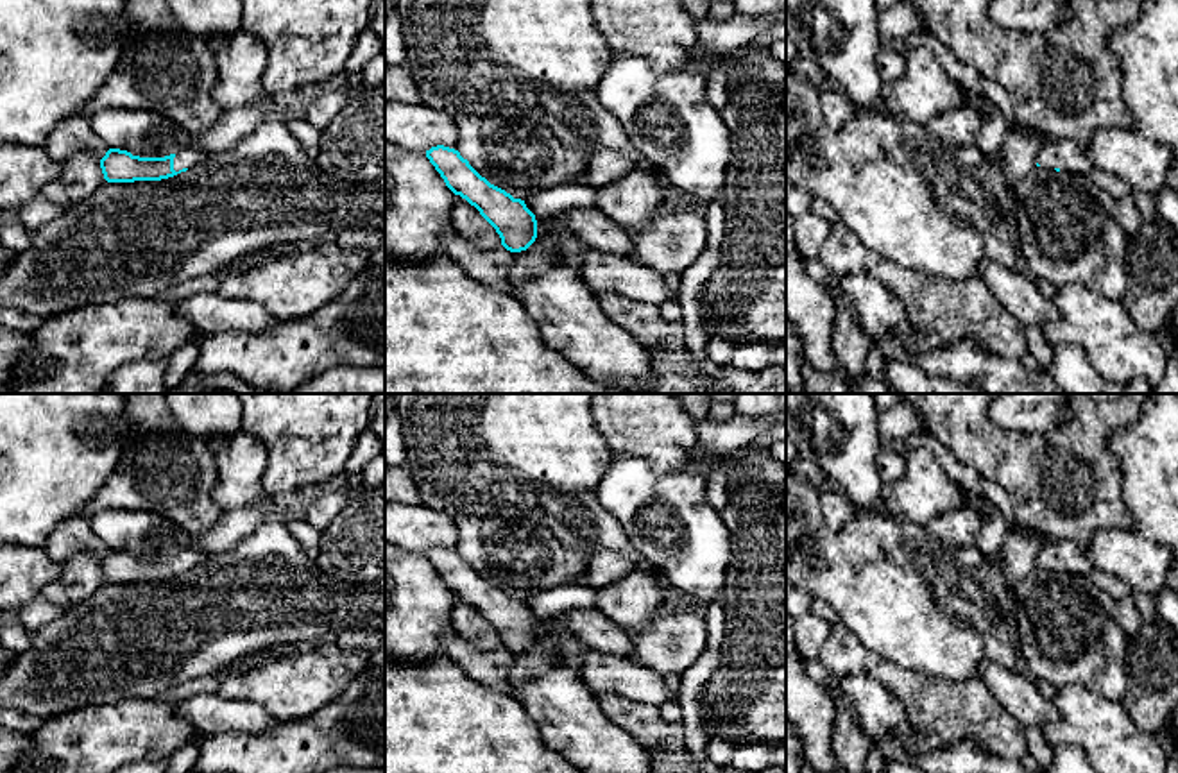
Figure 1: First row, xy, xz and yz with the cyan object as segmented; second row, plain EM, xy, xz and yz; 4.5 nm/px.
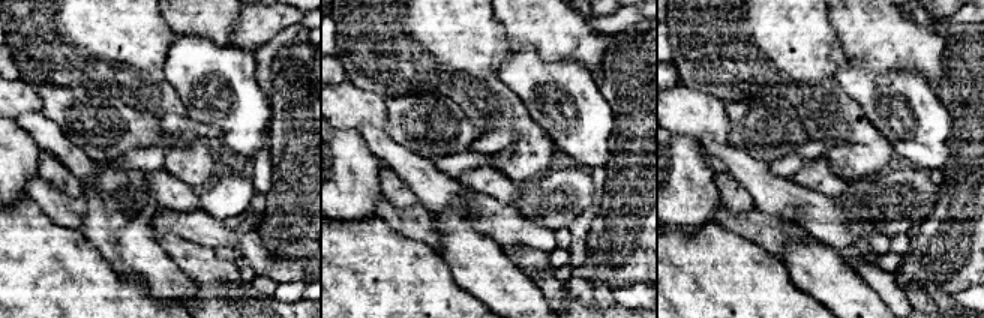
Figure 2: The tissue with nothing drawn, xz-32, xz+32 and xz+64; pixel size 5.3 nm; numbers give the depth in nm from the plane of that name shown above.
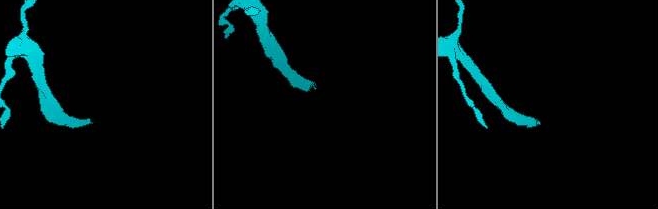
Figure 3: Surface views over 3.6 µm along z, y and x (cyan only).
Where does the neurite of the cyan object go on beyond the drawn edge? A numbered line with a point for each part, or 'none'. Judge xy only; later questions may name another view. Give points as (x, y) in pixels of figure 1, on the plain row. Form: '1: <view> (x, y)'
1: xy (188, 557)

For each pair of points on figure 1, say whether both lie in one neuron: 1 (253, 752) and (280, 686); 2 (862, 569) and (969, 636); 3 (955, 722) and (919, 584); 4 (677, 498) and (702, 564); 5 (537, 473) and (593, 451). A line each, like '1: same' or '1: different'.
1: different
2: same
3: different
4: same
5: same

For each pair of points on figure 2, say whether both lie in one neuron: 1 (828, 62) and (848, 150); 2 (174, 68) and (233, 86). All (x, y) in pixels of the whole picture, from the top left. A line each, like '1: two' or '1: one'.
1: one
2: one

